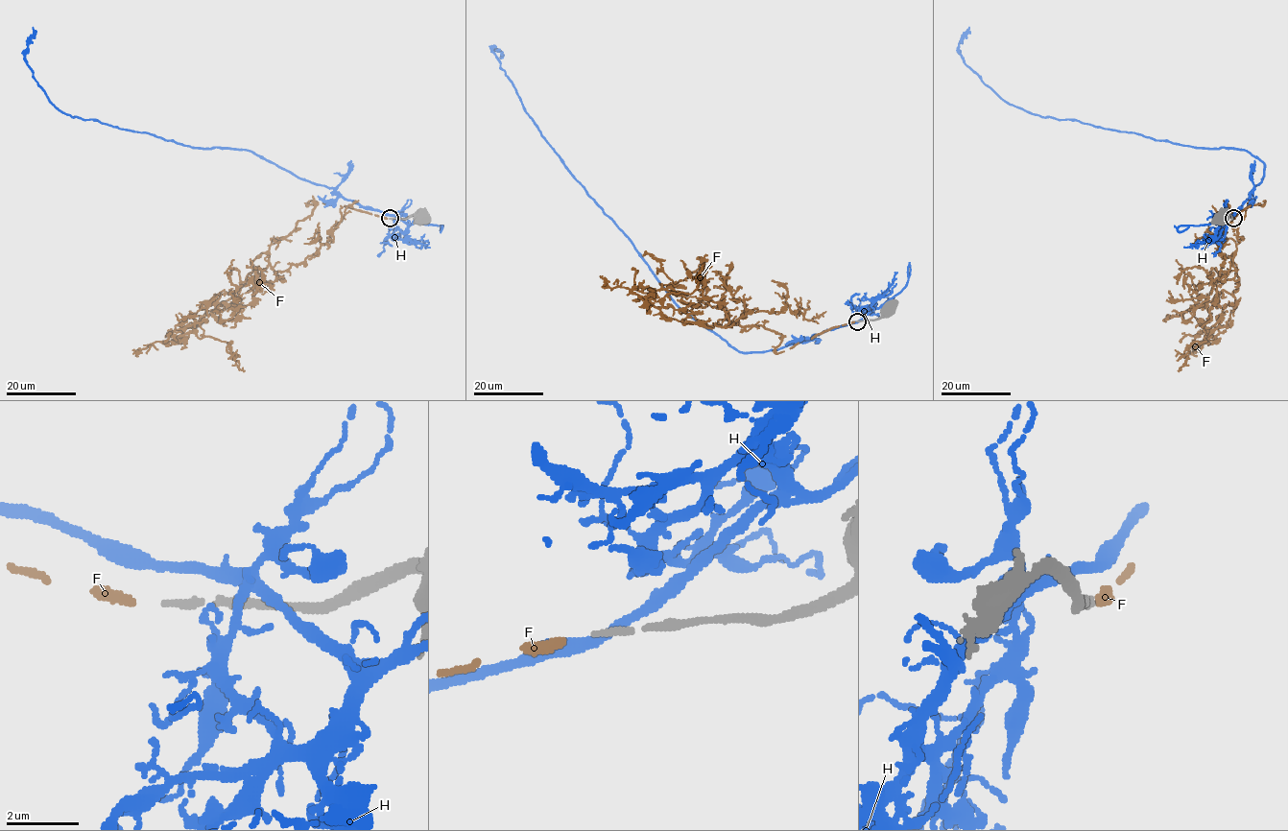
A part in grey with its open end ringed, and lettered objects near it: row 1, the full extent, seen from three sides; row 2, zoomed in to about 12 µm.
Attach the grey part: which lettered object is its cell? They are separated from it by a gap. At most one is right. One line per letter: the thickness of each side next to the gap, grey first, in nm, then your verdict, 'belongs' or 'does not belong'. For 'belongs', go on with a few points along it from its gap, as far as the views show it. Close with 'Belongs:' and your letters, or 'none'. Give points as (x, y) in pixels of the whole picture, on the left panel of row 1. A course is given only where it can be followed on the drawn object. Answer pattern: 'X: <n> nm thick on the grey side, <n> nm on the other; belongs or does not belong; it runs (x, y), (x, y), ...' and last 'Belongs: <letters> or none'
F: 190 nm thick on the grey side, 280 nm on the other; belongs; it runs (387, 218), (346, 212), (285, 271), (264, 252), (250, 262), (246, 283), (192, 326), (230, 342), (245, 370)
H: 190 nm thick on the grey side, 320 nm on the other; does not belong
Belongs: F

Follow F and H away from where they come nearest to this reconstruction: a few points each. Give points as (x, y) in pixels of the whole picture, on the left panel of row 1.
F: (387, 218), (346, 212), (285, 271), (264, 252), (250, 262), (246, 283), (192, 326), (230, 342), (245, 370)
H: (389, 216), (298, 178), (250, 151), (194, 148), (62, 112), (25, 62), (33, 27)

